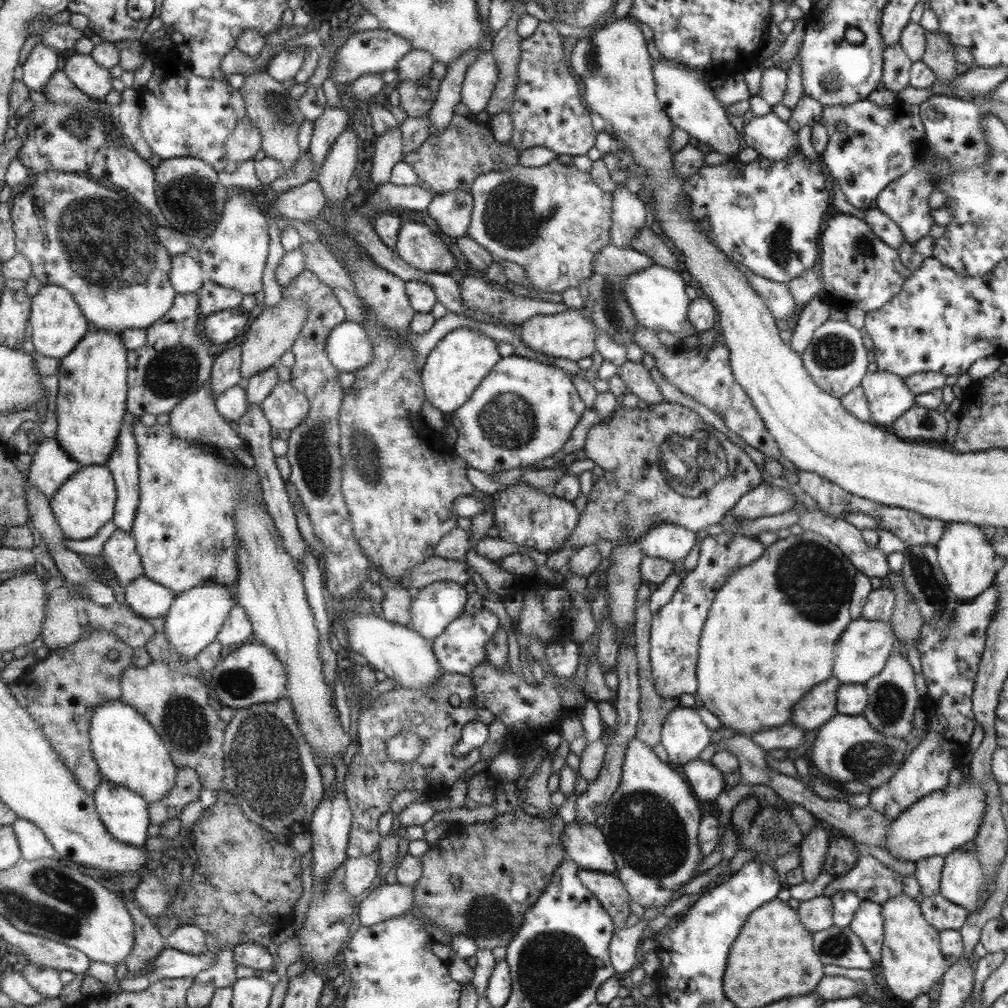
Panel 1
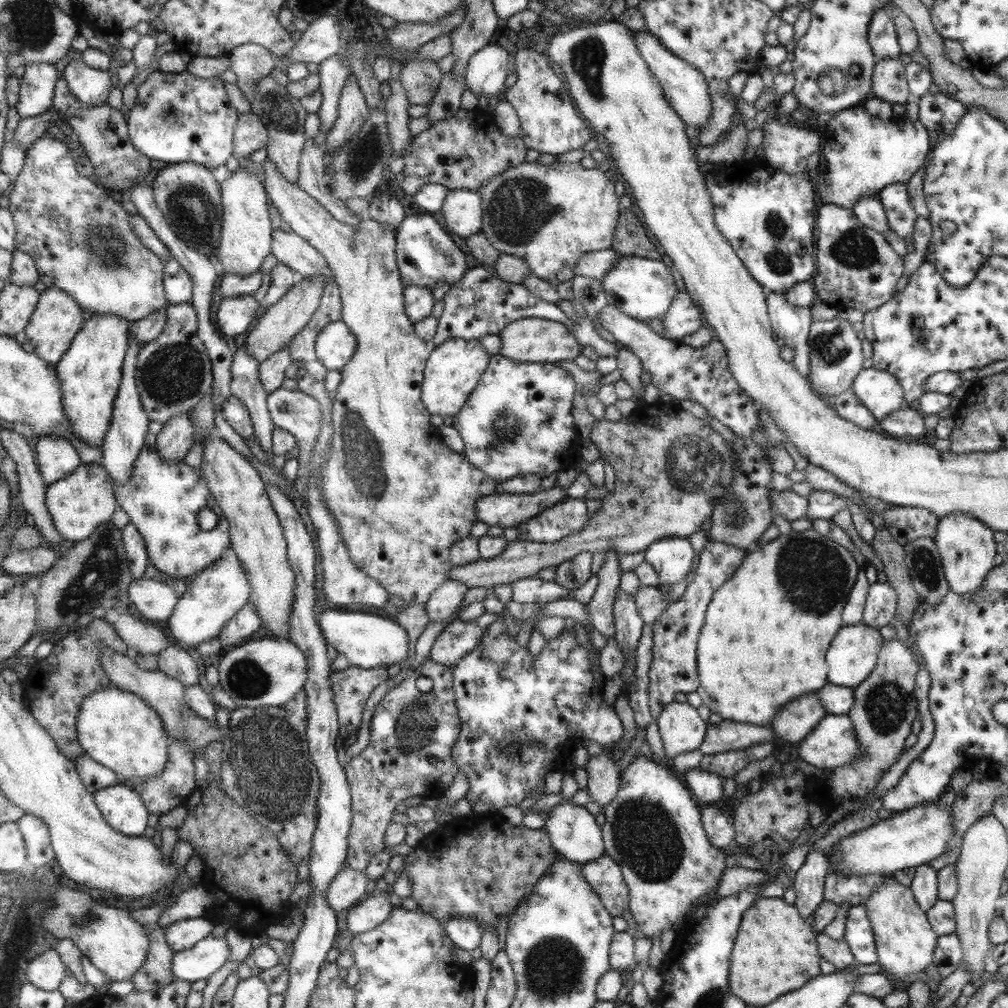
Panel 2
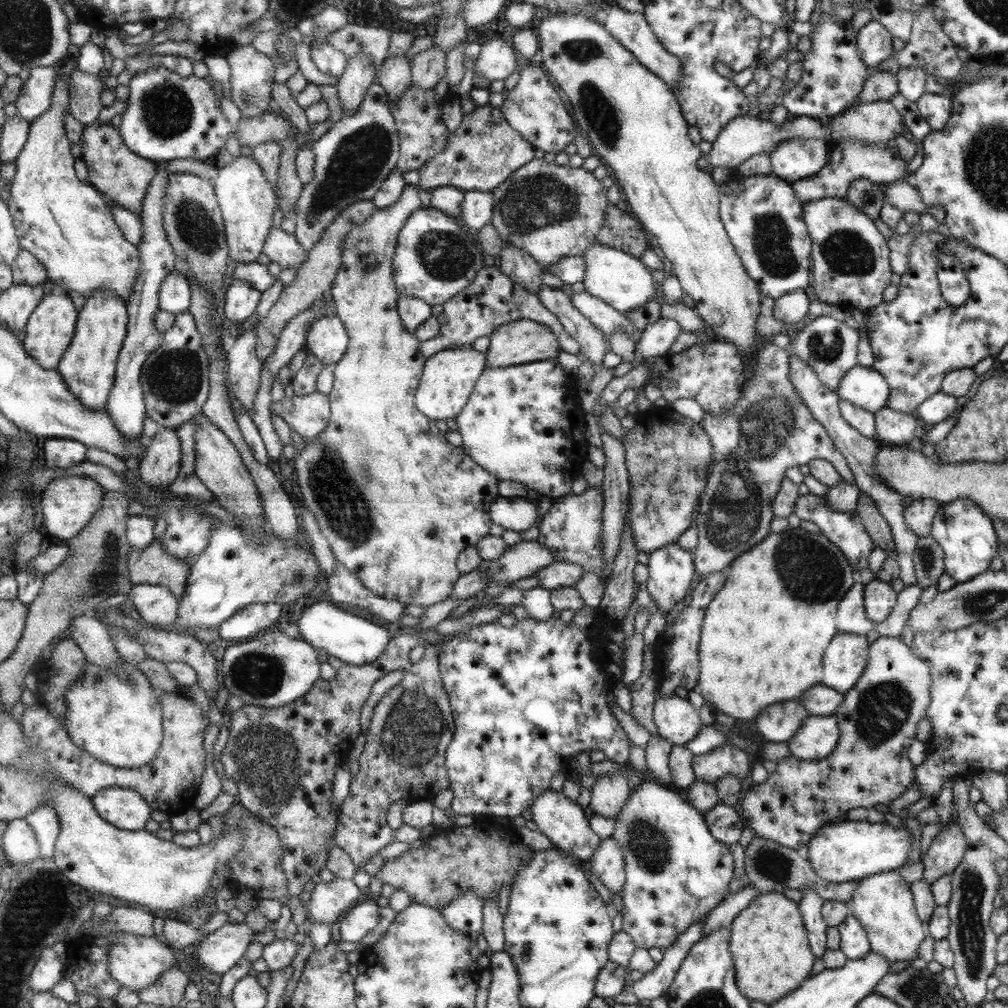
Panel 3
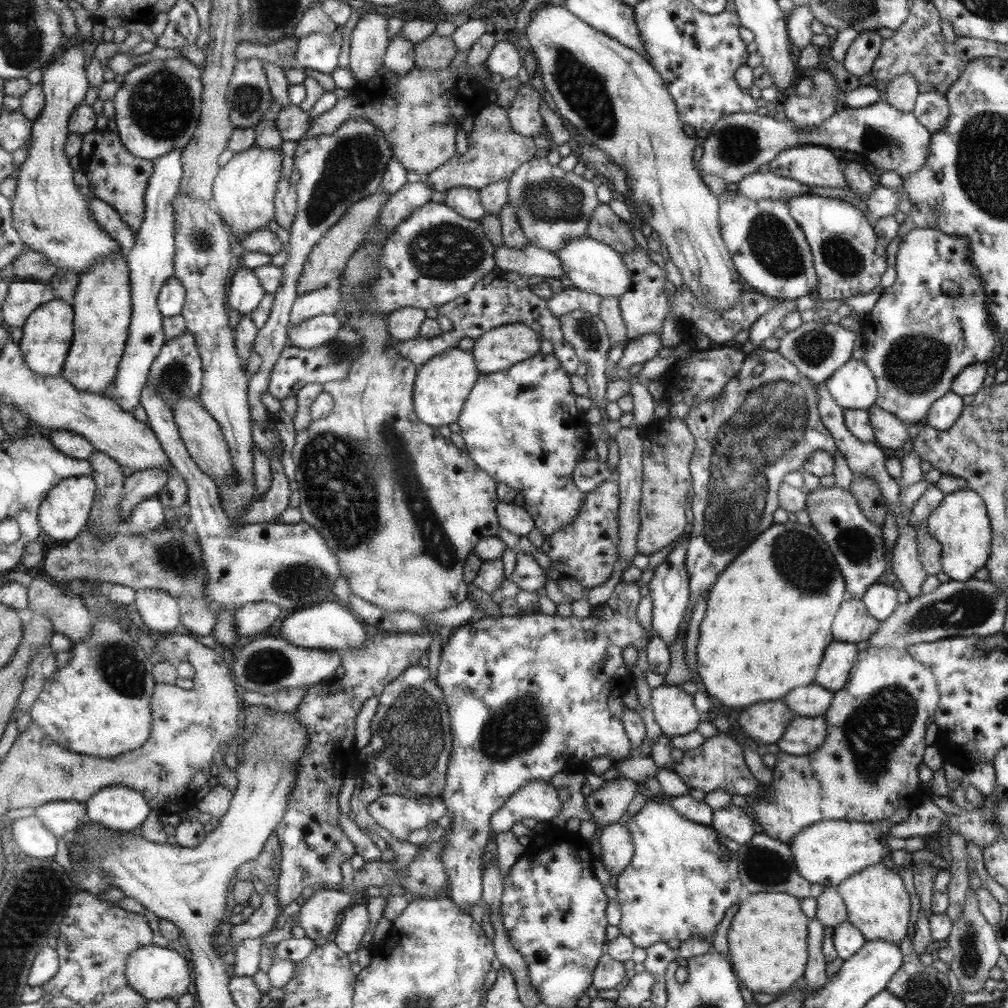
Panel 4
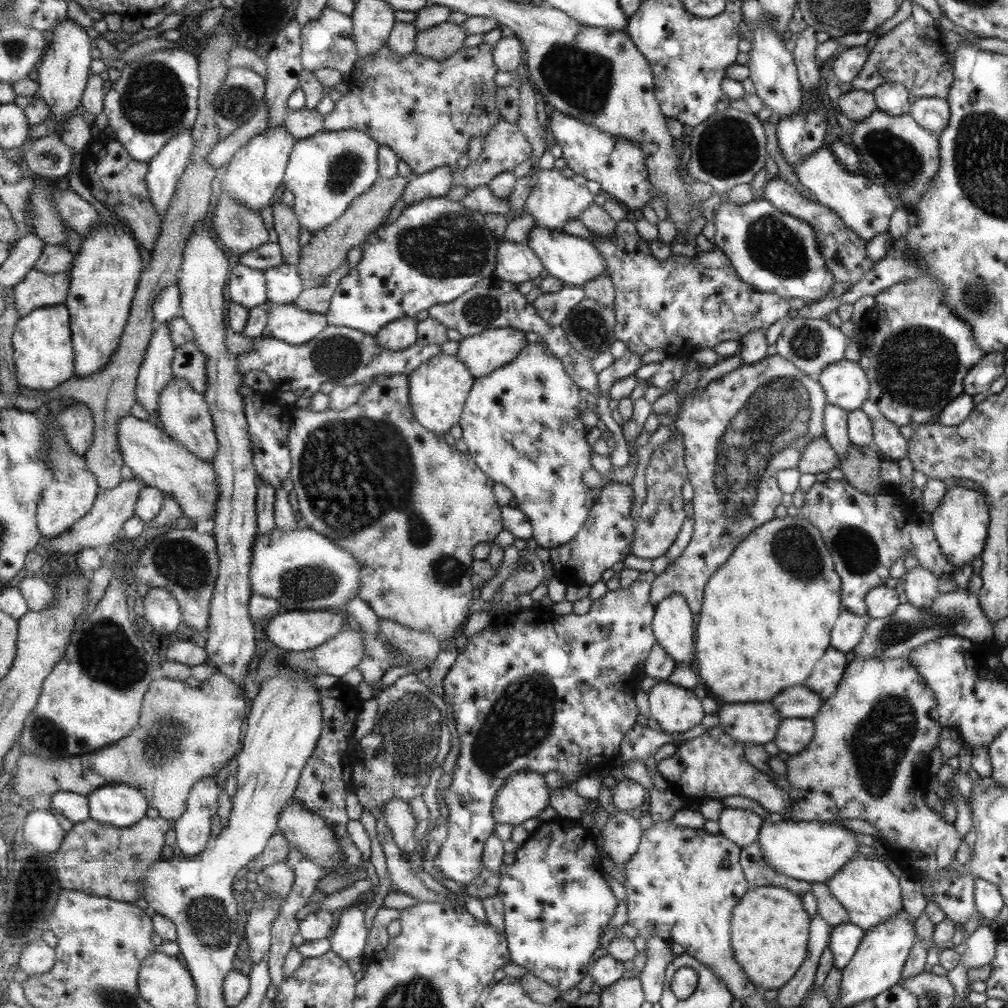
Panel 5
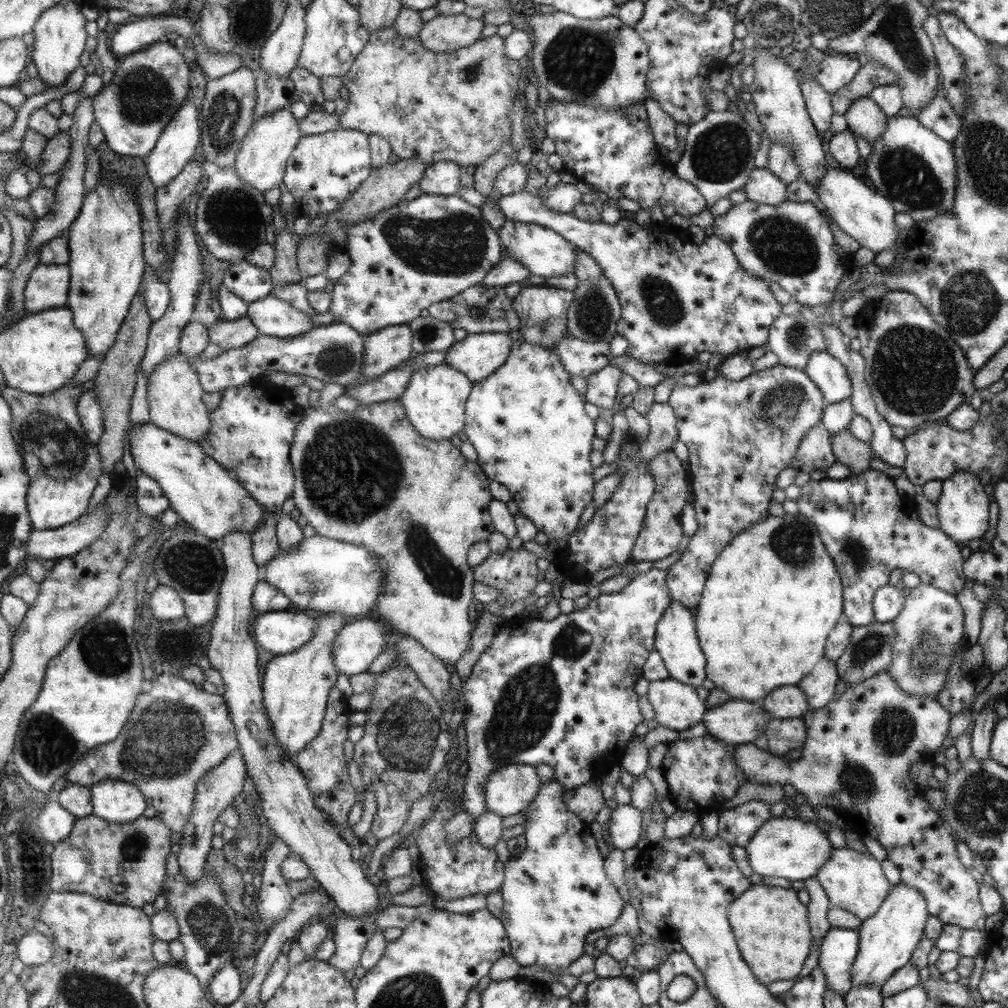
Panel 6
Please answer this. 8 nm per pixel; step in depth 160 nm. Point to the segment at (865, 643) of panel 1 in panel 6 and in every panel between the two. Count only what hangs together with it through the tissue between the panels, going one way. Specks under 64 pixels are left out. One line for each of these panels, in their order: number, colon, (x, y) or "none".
2: (852, 655)
3: (846, 657)
4: (839, 659)
5: (827, 675)
6: (818, 687)

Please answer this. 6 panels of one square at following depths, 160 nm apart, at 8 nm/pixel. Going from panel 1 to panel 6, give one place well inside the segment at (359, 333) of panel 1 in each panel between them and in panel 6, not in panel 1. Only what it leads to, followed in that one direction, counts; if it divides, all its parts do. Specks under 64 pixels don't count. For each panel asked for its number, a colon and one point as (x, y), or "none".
2: (336, 345)
3: (328, 339)
4: (317, 331)
5: (287, 322)
6: (273, 316)

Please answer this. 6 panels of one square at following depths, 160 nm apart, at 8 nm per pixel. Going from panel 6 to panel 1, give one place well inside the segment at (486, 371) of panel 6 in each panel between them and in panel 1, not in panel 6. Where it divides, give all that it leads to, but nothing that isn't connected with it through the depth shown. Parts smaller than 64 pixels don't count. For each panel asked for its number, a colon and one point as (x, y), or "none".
1: (570, 335)
2: (536, 340)
3: (518, 342)
4: (497, 349)
5: (482, 353)

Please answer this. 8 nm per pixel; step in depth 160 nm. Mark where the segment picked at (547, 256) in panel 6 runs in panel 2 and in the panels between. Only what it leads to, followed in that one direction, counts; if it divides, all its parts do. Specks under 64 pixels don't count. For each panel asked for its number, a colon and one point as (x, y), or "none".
2: (641, 288)
3: (620, 280)
4: (588, 265)
5: (570, 259)

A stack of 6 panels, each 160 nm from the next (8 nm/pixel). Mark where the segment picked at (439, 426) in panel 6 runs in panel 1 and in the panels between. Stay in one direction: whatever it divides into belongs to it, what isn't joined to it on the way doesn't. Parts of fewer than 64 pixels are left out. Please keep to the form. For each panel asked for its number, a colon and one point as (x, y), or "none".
1: (453, 370)
2: (455, 367)
3: (448, 379)
4: (442, 386)
5: (438, 388)

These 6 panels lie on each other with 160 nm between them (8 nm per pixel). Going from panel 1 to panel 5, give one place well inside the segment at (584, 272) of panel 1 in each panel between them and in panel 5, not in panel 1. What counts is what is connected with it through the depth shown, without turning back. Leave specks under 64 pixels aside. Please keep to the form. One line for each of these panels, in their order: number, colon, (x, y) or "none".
2: (550, 216)
3: (552, 212)
4: (553, 208)
5: (553, 201)

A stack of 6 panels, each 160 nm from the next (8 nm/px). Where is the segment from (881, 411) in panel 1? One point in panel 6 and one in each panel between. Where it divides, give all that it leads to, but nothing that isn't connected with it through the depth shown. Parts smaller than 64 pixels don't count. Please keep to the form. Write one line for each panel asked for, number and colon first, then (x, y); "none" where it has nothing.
2: (878, 391)
3: (863, 387)
4: (853, 386)
5: (845, 383)
6: (829, 374)

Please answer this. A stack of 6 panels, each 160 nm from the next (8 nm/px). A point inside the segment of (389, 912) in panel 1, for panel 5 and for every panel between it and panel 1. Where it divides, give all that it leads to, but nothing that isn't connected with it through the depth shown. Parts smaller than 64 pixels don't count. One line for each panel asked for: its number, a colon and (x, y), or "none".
2: (369, 914)
3: (360, 920)
4: (354, 924)
5: (350, 937)

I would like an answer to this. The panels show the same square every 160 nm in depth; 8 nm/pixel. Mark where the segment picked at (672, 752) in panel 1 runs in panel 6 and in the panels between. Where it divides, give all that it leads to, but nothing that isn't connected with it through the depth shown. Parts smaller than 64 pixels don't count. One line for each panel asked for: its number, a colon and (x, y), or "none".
2: (681, 730)
3: (674, 720)
4: (673, 710)
5: (675, 709)
6: (676, 706)

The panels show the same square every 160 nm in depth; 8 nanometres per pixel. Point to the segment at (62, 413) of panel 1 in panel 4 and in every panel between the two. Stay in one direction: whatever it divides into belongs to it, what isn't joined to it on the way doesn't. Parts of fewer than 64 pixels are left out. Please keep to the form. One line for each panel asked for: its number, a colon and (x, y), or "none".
2: (91, 372)
3: (89, 366)
4: (103, 300)

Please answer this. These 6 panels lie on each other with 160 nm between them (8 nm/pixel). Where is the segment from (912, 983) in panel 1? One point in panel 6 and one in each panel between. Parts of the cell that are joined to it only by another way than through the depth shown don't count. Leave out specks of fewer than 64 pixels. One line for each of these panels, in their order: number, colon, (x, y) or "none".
2: (905, 941)
3: (882, 903)
4: (876, 903)
5: (868, 892)
6: (852, 881)

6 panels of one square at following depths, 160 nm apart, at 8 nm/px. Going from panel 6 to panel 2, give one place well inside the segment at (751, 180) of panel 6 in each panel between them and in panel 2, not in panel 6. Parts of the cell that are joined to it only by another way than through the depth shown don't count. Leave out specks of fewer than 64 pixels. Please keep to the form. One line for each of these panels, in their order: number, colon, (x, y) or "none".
2: (855, 268)
3: (849, 258)
4: (849, 260)
5: (846, 254)

